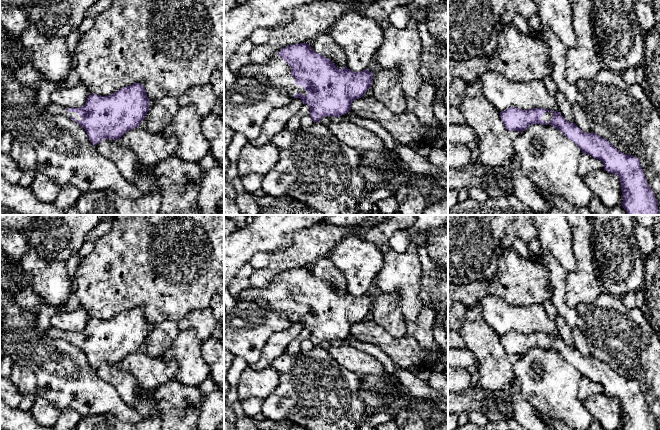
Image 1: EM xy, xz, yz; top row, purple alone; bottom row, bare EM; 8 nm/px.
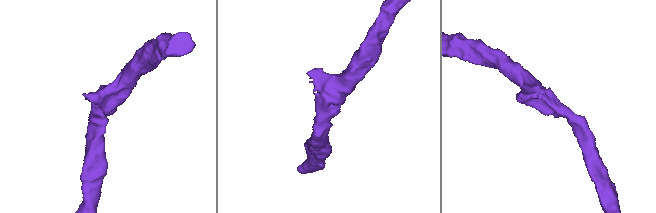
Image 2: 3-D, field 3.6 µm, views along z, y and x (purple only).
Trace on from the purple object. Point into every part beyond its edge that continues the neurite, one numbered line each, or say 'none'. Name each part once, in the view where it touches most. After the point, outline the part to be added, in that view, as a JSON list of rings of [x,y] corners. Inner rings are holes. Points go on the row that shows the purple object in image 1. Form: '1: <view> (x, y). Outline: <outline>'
1: xz (278, 72). Outline: [[[278,54],[267,64],[249,64],[241,68],[235,75],[237,78],[255,78],[263,74],[268,81],[280,89],[286,90],[292,97],[296,93],[302,93],[305,97],[307,91],[295,84],[295,78],[291,76],[291,66]]]

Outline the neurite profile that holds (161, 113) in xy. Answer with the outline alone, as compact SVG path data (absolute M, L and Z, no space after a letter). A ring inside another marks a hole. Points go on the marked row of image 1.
M164 97L153 102L146 114L145 128L150 133L164 133L166 126L173 120L180 109L177 99Z

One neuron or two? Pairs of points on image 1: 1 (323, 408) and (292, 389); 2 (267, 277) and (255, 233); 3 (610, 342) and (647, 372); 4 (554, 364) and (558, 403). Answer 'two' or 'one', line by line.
1: one
2: two
3: one
4: one

